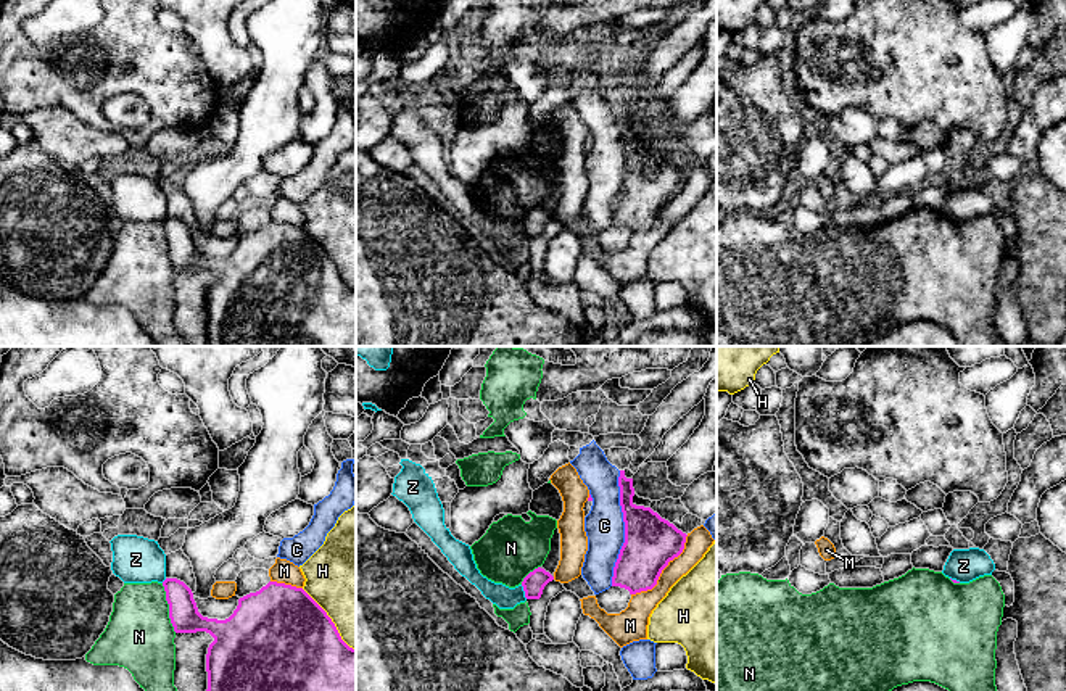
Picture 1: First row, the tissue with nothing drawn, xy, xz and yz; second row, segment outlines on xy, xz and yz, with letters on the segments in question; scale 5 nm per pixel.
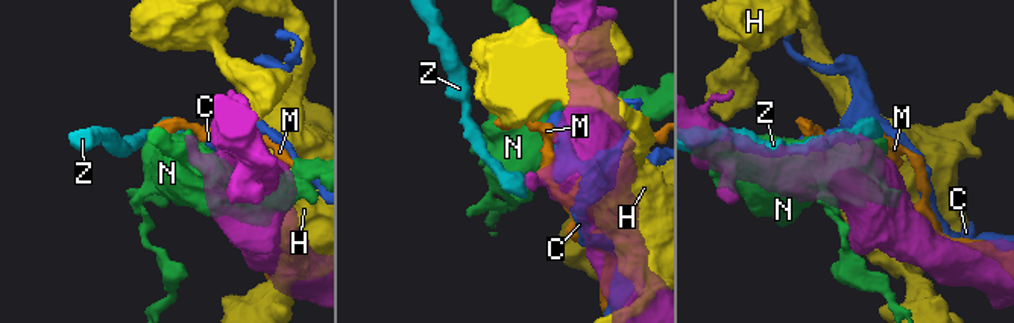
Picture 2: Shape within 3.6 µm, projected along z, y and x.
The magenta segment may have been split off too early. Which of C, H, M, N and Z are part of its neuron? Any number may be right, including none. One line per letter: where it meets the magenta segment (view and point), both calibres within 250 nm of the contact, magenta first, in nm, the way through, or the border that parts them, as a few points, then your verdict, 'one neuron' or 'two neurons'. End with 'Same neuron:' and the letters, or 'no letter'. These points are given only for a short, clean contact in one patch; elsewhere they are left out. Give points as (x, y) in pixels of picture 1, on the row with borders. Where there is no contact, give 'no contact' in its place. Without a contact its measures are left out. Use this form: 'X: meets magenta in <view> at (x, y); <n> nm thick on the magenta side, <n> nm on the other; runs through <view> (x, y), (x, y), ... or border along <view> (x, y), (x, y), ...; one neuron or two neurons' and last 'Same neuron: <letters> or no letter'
C: meets magenta in xz at (625, 529); 260 nm thick on the magenta side, 200 nm on the other; two neurons
H: meets magenta in xy at (330, 620); 500 nm thick on the magenta side, 460 nm on the other; two neurons
M: meets magenta in xz at (662, 569); 260 nm thick on the magenta side, 130 nm on the other; two neurons
N: meets magenta in xy at (169, 608); 150 nm thick on the magenta side, 340 nm on the other; two neurons
Z: meets magenta in xz at (524, 590); 110 nm thick on the magenta side, 110 nm on the other; border along xz (520, 585), (527, 598); two neurons
Same neuron: no letter

